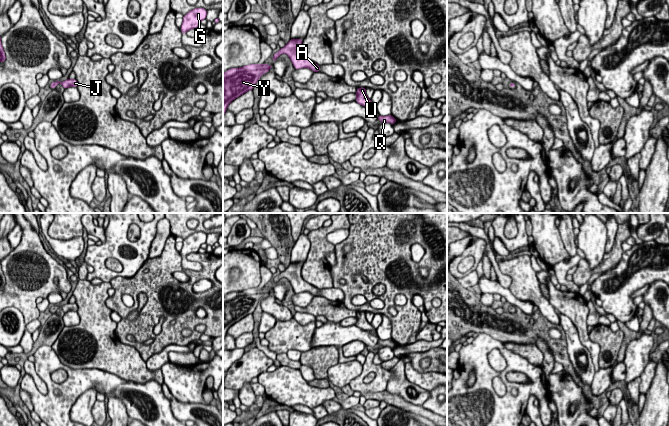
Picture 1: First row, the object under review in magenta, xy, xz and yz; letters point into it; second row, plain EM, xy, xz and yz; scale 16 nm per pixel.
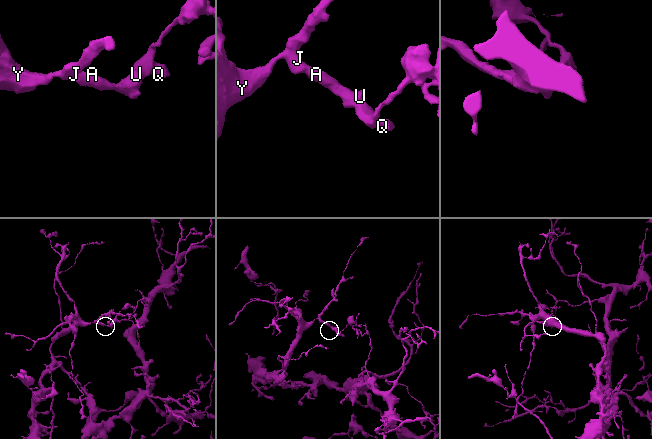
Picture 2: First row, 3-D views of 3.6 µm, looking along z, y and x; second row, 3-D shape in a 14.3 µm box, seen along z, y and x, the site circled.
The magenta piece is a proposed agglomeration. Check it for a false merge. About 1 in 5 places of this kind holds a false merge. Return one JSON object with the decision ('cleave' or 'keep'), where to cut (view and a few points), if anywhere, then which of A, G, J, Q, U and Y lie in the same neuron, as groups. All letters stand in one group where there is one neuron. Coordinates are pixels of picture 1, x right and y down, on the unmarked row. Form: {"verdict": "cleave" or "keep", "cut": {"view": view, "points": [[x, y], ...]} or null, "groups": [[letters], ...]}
{"verdict": "keep", "cut": null, "groups": [["A", "G", "J", "Q", "U", "Y"]]}

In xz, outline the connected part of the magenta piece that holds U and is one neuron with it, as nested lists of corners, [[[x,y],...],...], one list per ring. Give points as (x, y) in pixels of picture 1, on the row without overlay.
[[[364,311],[357,312],[356,319],[357,319],[357,322],[355,325],[358,328],[362,329],[363,331],[376,334],[376,329],[373,328],[372,325],[366,319],[366,312]]]

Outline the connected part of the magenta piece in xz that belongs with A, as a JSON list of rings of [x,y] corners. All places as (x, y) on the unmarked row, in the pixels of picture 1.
[[[290,263],[285,271],[273,279],[273,285],[281,278],[289,280],[295,293],[309,292],[313,296],[320,296],[320,290],[303,280],[301,276],[302,263]]]

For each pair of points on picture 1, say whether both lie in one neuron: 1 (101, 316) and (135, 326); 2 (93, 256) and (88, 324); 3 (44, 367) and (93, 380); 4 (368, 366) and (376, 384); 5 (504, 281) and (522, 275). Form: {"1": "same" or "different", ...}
{"1": "different", "2": "different", "3": "same", "4": "same", "5": "different"}

